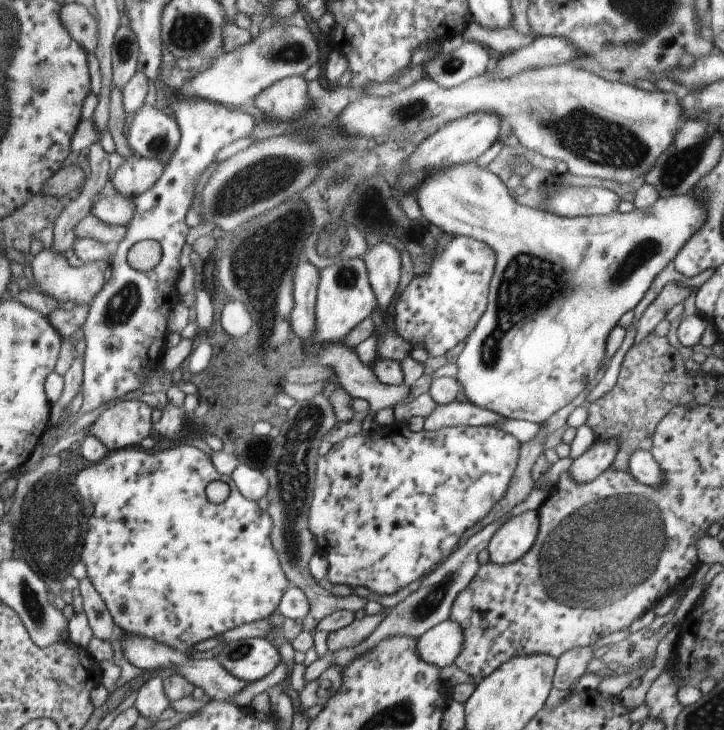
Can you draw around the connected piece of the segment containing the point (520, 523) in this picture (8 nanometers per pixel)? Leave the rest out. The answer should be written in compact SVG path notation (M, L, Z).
M528 510L502 524L487 547L490 562L506 566L520 560L536 542L539 527L537 510Z

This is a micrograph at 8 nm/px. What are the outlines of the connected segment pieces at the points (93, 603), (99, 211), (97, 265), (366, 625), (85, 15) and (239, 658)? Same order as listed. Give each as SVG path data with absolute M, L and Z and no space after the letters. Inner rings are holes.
M87 577L79 581L80 595L82 595L82 600L84 601L83 612L88 618L93 636L100 638L100 640L116 639L116 632L113 631L116 625L104 604L104 600L96 592L94 584Z
M100 195L91 208L91 213L102 222L111 225L128 225L135 211L133 199L118 195L105 197Z
M53 247L42 250L32 262L35 284L40 287L44 295L56 301L72 301L75 305L88 305L102 290L106 280L104 271L110 266L112 260L85 263L80 268L70 267L66 264L65 254L57 253Z
M383 609L380 614L374 614L374 616L366 615L362 620L355 619L349 626L336 630L336 632L330 632L327 639L327 648L329 651L337 652L362 644L382 623L389 610Z
M77 3L64 4L60 8L60 22L88 54L95 52L99 41L98 20L85 6Z
M248 638L229 642L215 657L220 666L246 683L257 683L280 662L280 652L269 640Z

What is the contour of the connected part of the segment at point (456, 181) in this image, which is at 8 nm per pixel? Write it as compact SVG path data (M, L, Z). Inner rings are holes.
M476 161L455 164L432 171L431 175L426 175L417 186L415 194L416 202L418 202L424 218L430 224L438 226L444 233L451 232L452 235L467 235L473 239L485 242L495 254L495 271L489 286L487 309L480 316L480 320L476 323L474 330L465 338L466 345L462 349L461 354L458 355L458 360L456 360L458 366L457 380L463 386L467 399L479 407L499 413L506 419L521 419L540 426L554 413L558 412L560 408L570 404L588 386L594 386L600 365L603 360L606 360L607 339L612 330L618 325L620 318L640 303L640 300L644 298L646 292L650 289L652 282L657 278L657 275L670 262L673 262L673 259L688 243L688 240L691 240L691 236L696 235L696 232L703 228L704 222L708 217L705 200L695 195L692 191L684 195L660 197L655 204L652 204L652 207L649 207L644 212L635 209L624 214L615 211L610 215L564 217L544 209L531 208L519 204L508 193L506 183L502 182L488 167L479 166ZM540 272L542 272L542 280L546 278L546 290L548 290L548 284L550 284L550 292L548 292L548 296L544 294L544 300L542 300L542 310L540 310L540 306L536 306L536 300L540 296ZM524 286L526 286L526 302L530 300L528 306L534 304L534 306L530 306L526 310L524 310Z

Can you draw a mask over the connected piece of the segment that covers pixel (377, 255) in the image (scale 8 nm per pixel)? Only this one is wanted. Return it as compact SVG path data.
M377 240L377 244L367 251L363 259L378 304L382 310L386 310L400 282L400 253L384 240Z

